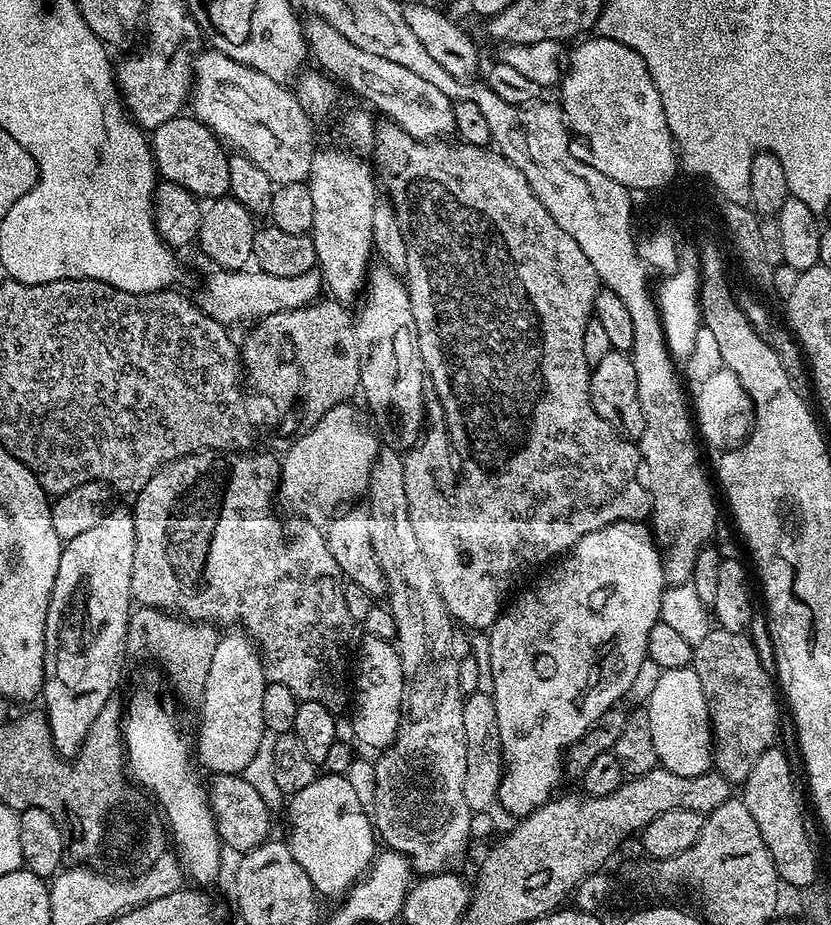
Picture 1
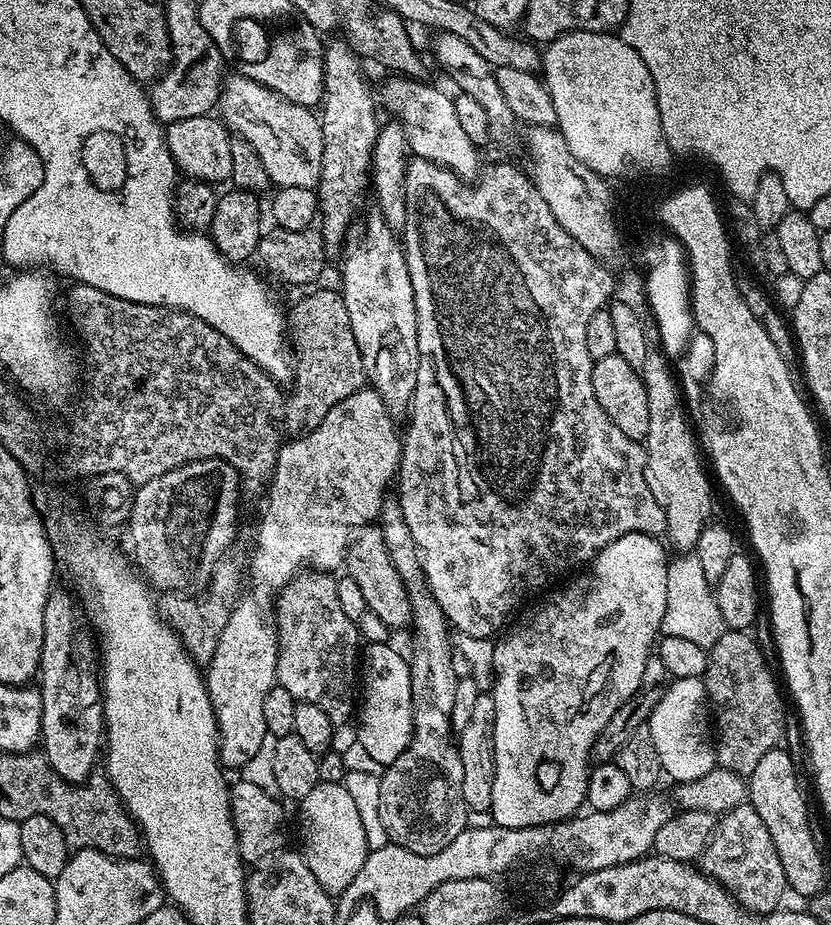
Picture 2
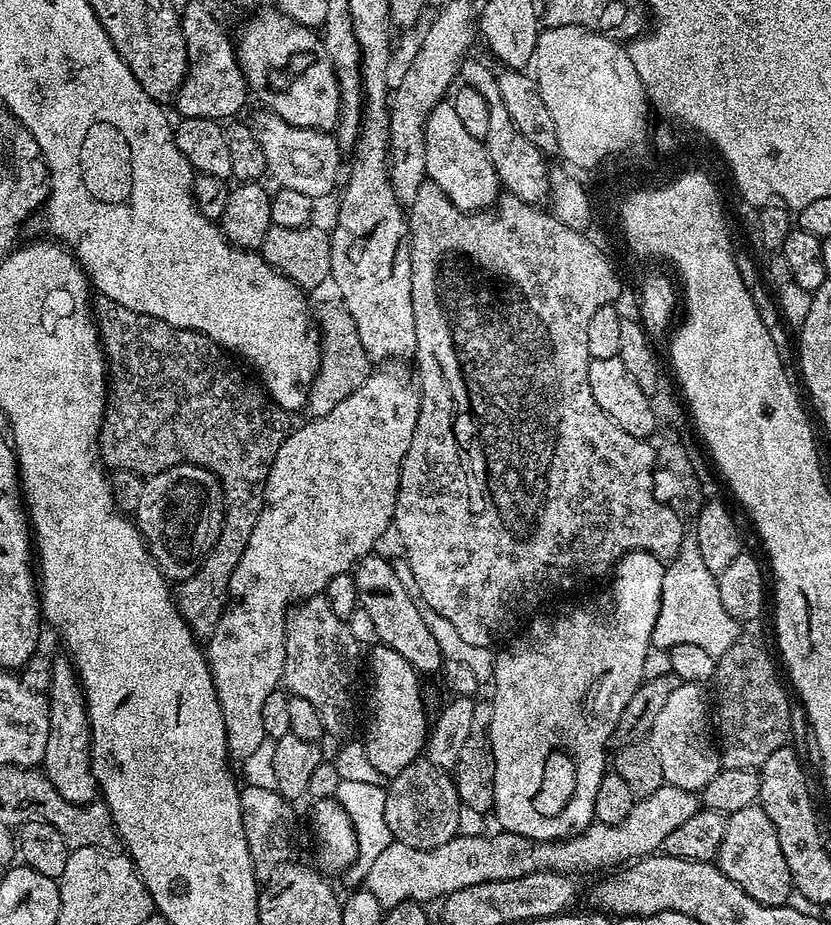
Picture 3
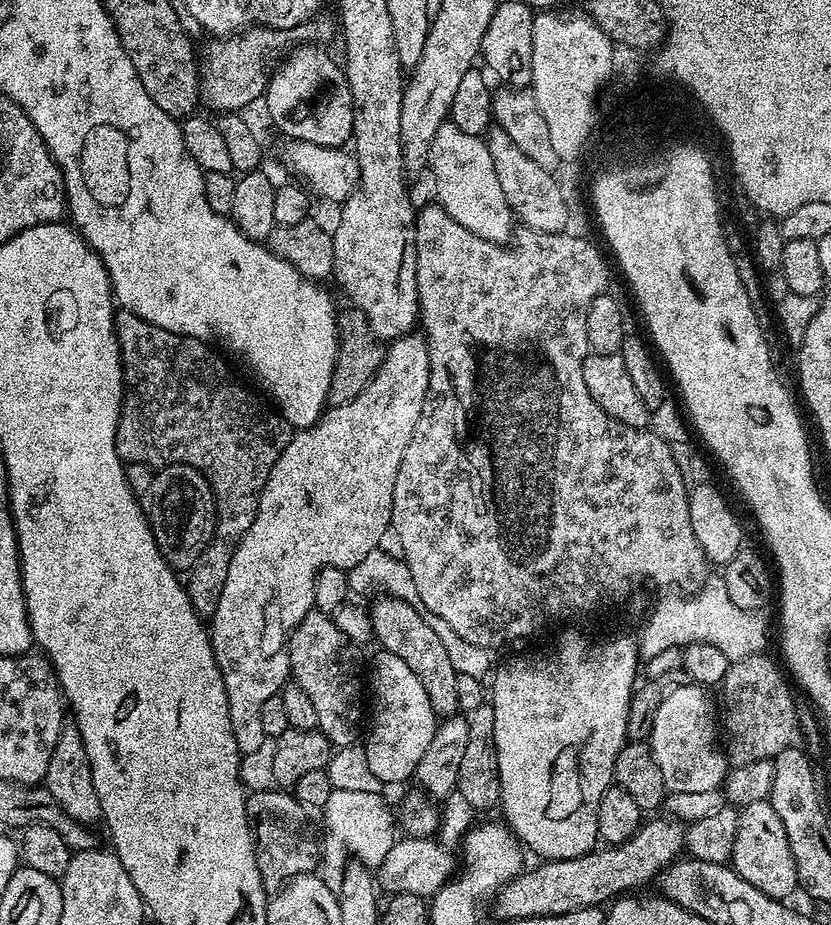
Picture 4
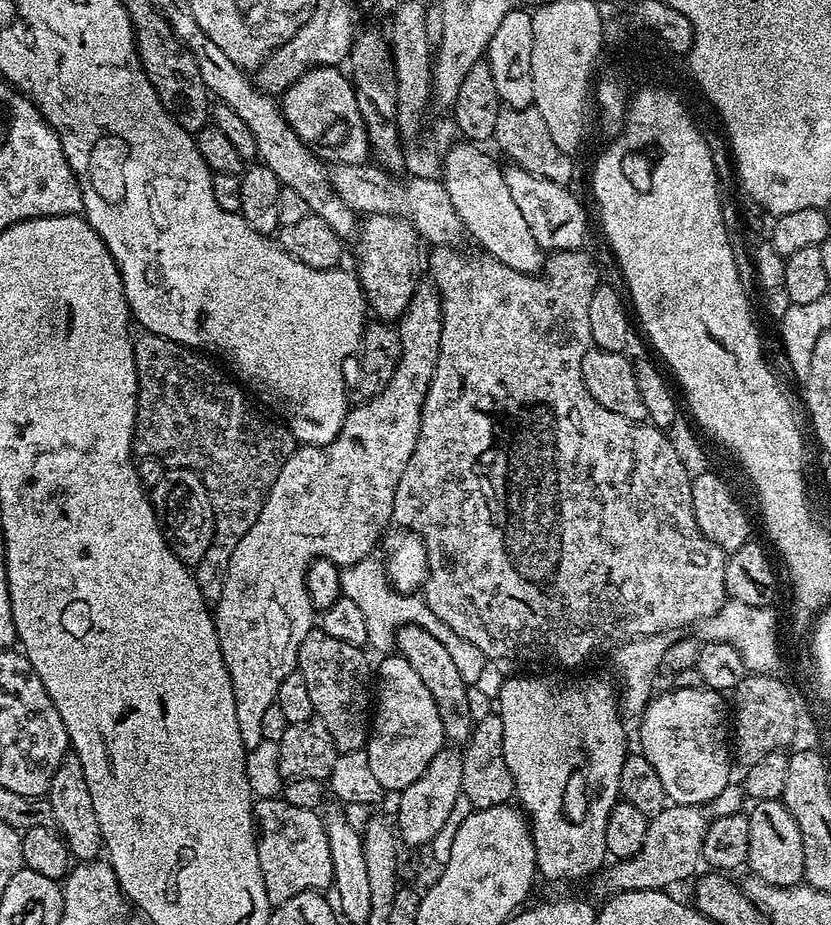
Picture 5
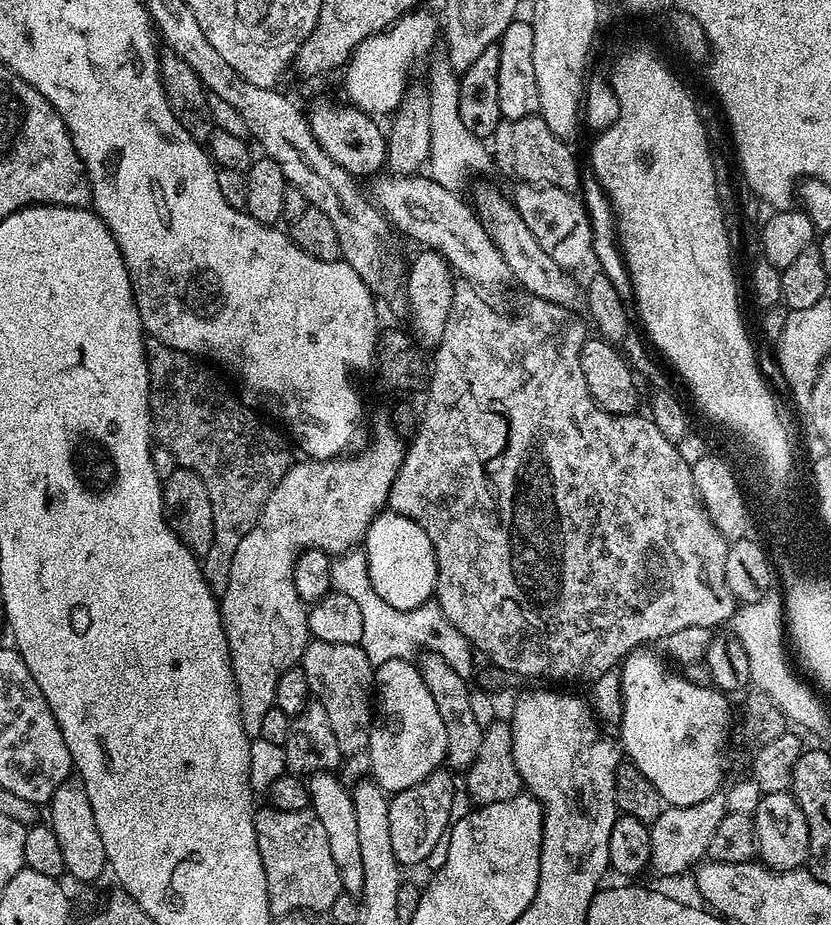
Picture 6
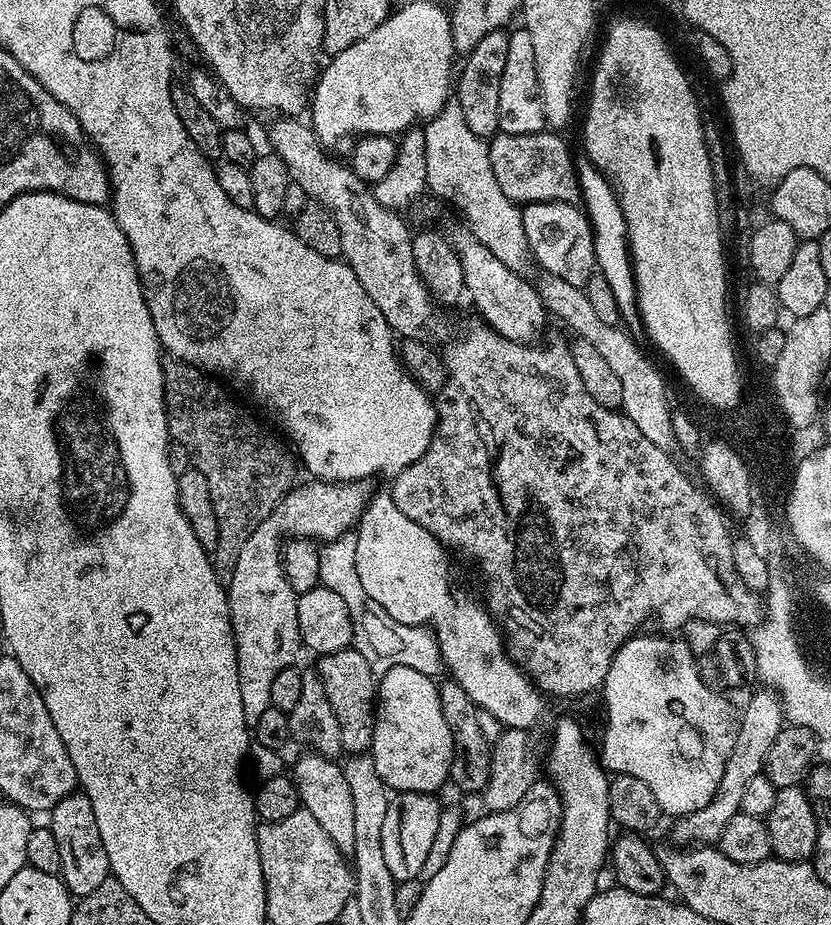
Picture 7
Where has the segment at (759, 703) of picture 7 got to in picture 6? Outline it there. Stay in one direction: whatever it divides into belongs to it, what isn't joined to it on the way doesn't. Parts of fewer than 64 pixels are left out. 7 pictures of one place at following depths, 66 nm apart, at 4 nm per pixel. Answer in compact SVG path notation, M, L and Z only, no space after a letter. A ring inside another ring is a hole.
M718 791L710 798L694 806L665 807L662 814L650 825L650 865L651 871L660 876L676 876L679 872L695 869L708 856L708 847L722 826L722 818L728 815L728 798Z

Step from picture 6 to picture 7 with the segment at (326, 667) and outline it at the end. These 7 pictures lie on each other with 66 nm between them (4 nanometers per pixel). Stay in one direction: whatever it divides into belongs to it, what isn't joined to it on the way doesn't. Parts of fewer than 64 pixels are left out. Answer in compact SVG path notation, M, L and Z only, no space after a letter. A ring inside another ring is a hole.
M355 647L340 649L328 655L321 655L318 662L318 675L338 714L338 730L342 733L342 746L348 754L364 754L372 747L374 726L376 725L376 701L378 699L378 676L370 663Z

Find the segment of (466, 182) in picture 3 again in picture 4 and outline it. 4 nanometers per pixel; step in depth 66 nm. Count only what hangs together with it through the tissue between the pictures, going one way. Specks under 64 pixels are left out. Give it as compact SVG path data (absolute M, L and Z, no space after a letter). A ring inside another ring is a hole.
M451 120L445 121L435 132L434 142L431 143L429 167L434 178L437 203L459 225L495 244L505 245L513 237L514 213L506 202L485 139L466 134Z

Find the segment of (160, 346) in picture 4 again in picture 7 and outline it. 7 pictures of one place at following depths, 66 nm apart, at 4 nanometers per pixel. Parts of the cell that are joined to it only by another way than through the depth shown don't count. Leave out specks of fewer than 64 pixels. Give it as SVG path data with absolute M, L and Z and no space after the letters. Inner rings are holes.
M169 359L164 365L164 404L168 407L168 431L171 439L186 453L187 459L188 456L192 459L189 460L191 467L197 468L210 486L210 502L218 518L218 542L210 555L216 577L221 582L227 582L234 574L234 566L238 562L238 554L242 554L242 546L246 546L246 538L250 538L250 534L262 526L264 519L275 510L277 502L293 487L294 456L289 449L289 453L284 449L285 441L279 435L271 436L250 413L243 412L228 397L223 386L219 379L181 360Z

